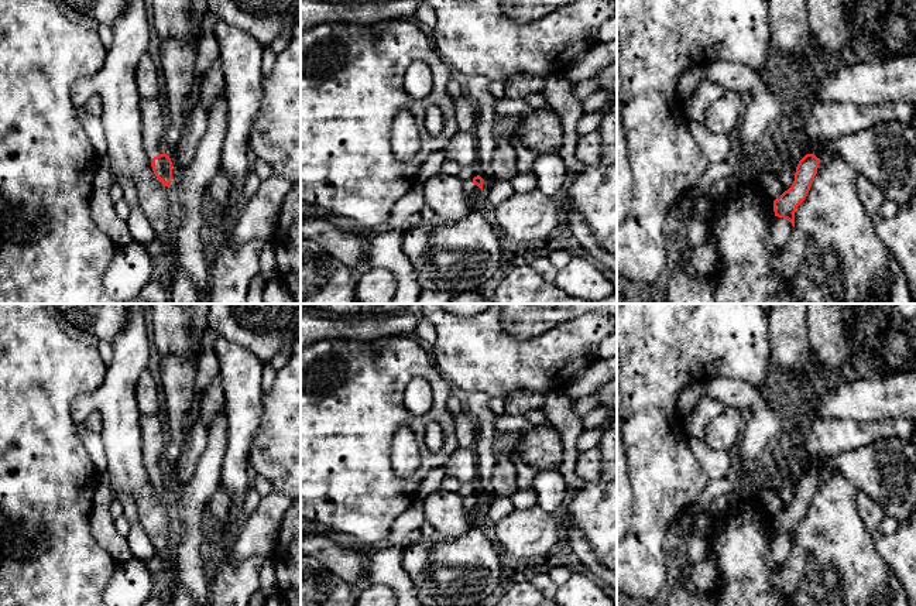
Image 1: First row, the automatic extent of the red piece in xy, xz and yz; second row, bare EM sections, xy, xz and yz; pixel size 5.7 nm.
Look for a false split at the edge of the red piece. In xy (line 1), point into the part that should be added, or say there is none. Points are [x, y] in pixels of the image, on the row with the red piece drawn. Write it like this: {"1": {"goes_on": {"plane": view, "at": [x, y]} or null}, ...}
{"1": {"goes_on": {"plane": "xy", "at": [154, 120]}}}

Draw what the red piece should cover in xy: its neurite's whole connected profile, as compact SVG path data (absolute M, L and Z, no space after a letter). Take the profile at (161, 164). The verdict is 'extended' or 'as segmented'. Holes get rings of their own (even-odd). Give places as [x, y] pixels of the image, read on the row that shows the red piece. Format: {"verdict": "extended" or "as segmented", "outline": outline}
{"verdict": "extended", "outline": "M141 99L140 110L144 150L152 158L151 167L155 177L171 188L172 161L162 147L169 124L167 109L158 99Z"}

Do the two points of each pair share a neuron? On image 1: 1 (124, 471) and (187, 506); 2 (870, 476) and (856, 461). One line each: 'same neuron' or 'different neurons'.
1: different neurons
2: same neuron

